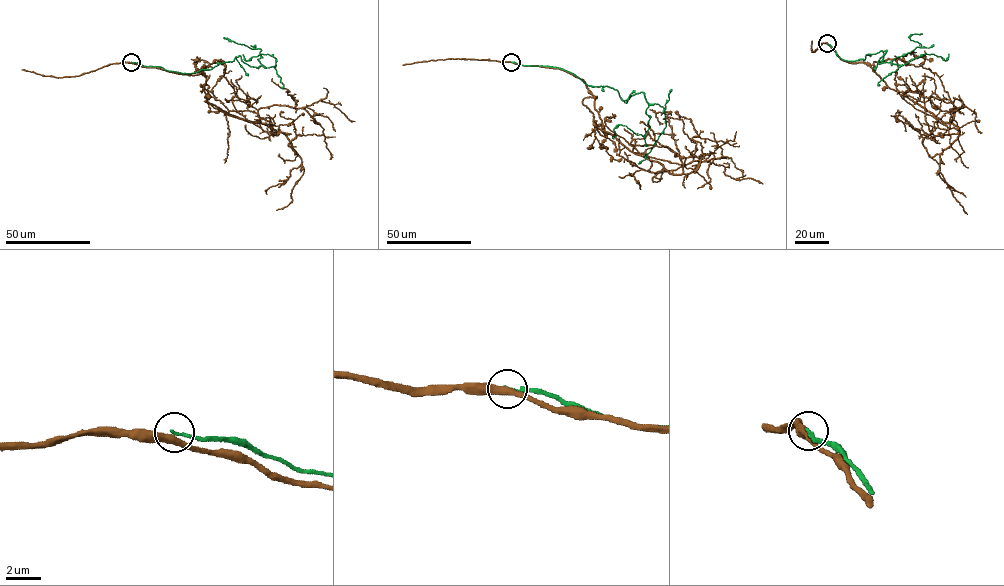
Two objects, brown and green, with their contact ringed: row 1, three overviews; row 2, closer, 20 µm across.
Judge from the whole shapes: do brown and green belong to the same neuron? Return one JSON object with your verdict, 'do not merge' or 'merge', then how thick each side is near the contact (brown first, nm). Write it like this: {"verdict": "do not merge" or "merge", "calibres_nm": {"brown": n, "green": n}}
{"verdict": "do not merge", "calibres_nm": {"brown": 380, "green": 170}}

